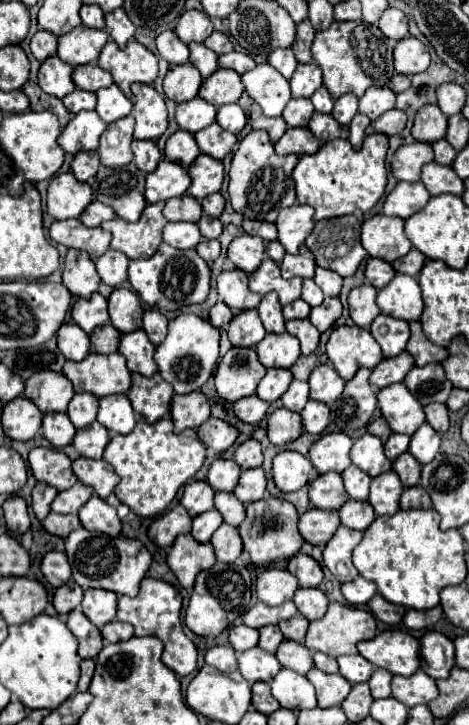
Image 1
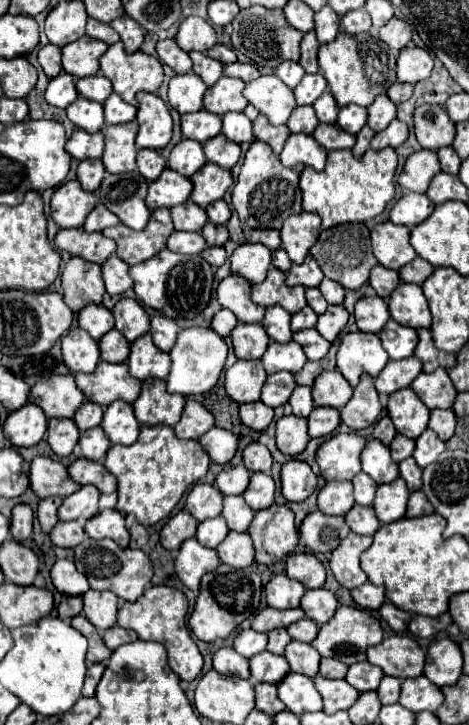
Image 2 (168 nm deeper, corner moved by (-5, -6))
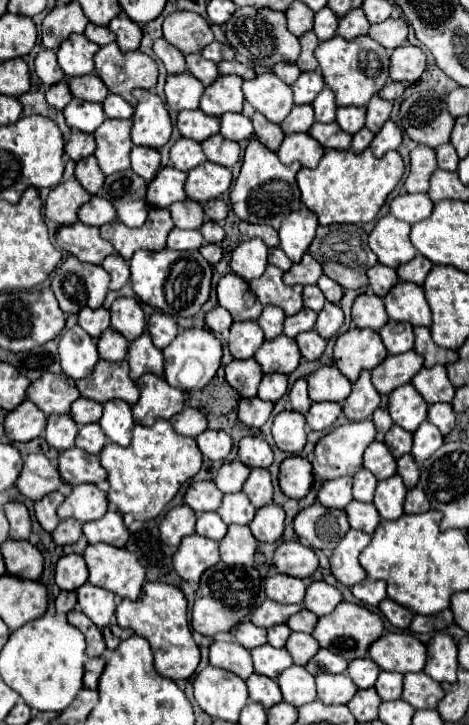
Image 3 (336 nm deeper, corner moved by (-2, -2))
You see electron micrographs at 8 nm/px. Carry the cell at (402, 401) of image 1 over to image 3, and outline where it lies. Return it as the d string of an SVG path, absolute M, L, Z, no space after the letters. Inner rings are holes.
M406 384L390 392L388 410L394 424L406 428L408 432L416 432L416 428L426 420L428 404L422 396L418 396L418 390L412 384Z

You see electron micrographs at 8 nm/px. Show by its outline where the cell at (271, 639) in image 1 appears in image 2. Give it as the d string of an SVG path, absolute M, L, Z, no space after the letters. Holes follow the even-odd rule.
M275 628L273 632L269 632L269 644L267 650L273 654L283 654L285 646L291 642L291 636L287 634L285 628Z

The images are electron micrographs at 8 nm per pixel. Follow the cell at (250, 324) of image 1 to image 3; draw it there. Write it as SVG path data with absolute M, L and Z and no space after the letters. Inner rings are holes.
M234 322L228 336L228 348L234 358L252 358L262 346L264 332L256 322Z

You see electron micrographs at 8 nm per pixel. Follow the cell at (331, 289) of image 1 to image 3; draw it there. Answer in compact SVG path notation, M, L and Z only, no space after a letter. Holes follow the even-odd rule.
M322 276L322 278L318 280L318 286L320 286L320 290L324 292L324 296L326 296L328 302L334 302L334 304L340 302L340 298L342 298L342 294L344 294L344 290L340 288L340 284L336 284L334 280L330 280L328 276Z

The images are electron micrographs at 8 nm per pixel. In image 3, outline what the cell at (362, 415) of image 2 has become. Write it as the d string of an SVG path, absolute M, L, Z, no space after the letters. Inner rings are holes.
M364 370L360 378L352 384L350 396L344 400L344 414L354 422L368 420L378 406L380 406L380 394L370 382L370 372Z

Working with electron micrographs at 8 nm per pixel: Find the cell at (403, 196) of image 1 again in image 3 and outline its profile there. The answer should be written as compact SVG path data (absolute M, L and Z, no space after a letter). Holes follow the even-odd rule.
M400 194L390 202L390 212L398 220L404 220L408 224L416 224L432 214L432 200L428 194Z

